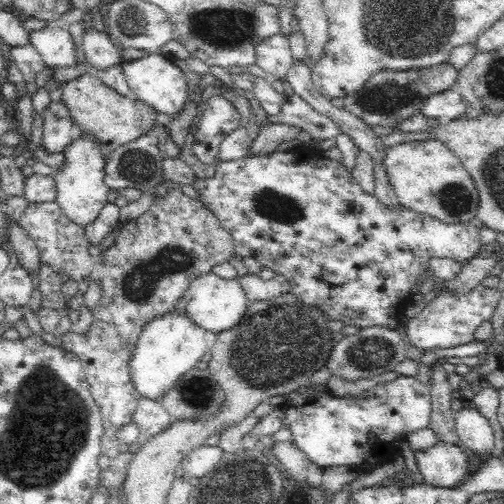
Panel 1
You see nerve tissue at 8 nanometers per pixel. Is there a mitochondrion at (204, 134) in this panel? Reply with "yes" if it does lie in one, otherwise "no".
no

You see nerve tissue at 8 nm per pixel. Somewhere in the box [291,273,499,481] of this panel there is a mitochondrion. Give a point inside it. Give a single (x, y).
(368, 354)

